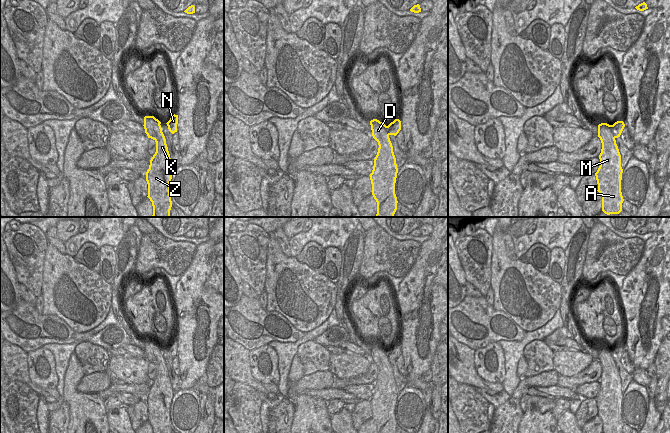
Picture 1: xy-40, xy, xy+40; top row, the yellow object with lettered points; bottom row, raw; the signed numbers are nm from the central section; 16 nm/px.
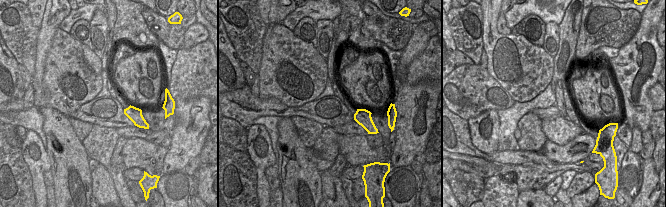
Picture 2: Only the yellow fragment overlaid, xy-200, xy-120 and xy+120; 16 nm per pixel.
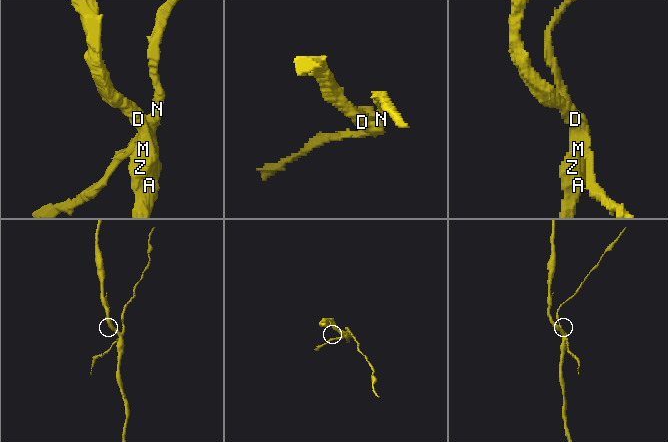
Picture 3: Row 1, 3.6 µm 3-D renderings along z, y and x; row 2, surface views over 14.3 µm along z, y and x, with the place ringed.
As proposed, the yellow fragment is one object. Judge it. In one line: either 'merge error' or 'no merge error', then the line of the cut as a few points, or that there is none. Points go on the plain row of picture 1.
merge error; cut in xy+40 along (610, 349), (612, 356), (611, 364), (614, 367)

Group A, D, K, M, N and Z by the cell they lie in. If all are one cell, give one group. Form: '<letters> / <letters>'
A D K M Z / N

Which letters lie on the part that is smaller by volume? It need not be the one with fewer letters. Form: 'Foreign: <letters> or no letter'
Foreign: N

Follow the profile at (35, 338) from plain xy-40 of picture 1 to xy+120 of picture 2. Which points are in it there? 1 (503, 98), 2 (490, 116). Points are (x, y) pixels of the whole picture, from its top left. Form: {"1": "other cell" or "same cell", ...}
{"1": "same cell", "2": "other cell"}

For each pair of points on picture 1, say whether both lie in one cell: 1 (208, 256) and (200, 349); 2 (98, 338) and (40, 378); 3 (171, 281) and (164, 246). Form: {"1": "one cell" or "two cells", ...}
{"1": "one cell", "2": "two cells", "3": "two cells"}

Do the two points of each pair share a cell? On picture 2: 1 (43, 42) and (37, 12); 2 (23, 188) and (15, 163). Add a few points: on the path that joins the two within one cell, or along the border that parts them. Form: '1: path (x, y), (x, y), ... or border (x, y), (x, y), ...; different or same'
1: border (45, 10), (42, 22), (38, 27); different
2: path (17, 182), (15, 180), (15, 169); same

